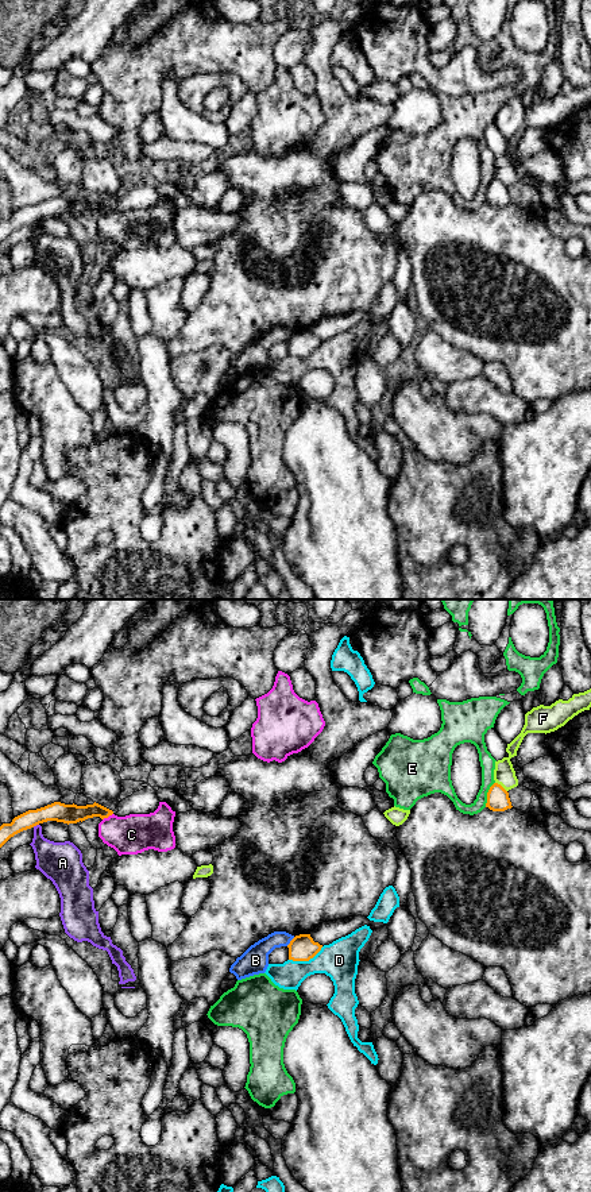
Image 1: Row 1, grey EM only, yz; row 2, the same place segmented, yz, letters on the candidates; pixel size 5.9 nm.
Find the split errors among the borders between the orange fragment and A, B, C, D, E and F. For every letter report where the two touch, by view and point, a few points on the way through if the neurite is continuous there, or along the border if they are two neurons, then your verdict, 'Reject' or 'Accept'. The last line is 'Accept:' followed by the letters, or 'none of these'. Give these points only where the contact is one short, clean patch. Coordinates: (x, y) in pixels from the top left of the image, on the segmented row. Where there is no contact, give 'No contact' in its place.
A: Touches orange at yz (35, 825). Boundary: yz (38, 824), (33, 826). Reject
B: Touches orange at yz (290, 941). Boundary: yz (294, 937), (286, 945). Reject
C: Touches orange at yz (107, 817). Reject
D: Touches orange at yz (305, 960). Boundary: yz (323, 946), (308, 960), (289, 960). Reject
E: Touches orange at yz (487, 794). Reject
F: Touches orange at yz (501, 786). Reject
Accept: none of these

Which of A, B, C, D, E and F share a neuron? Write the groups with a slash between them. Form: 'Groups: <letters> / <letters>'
Groups: A / B / C / D / E / F

